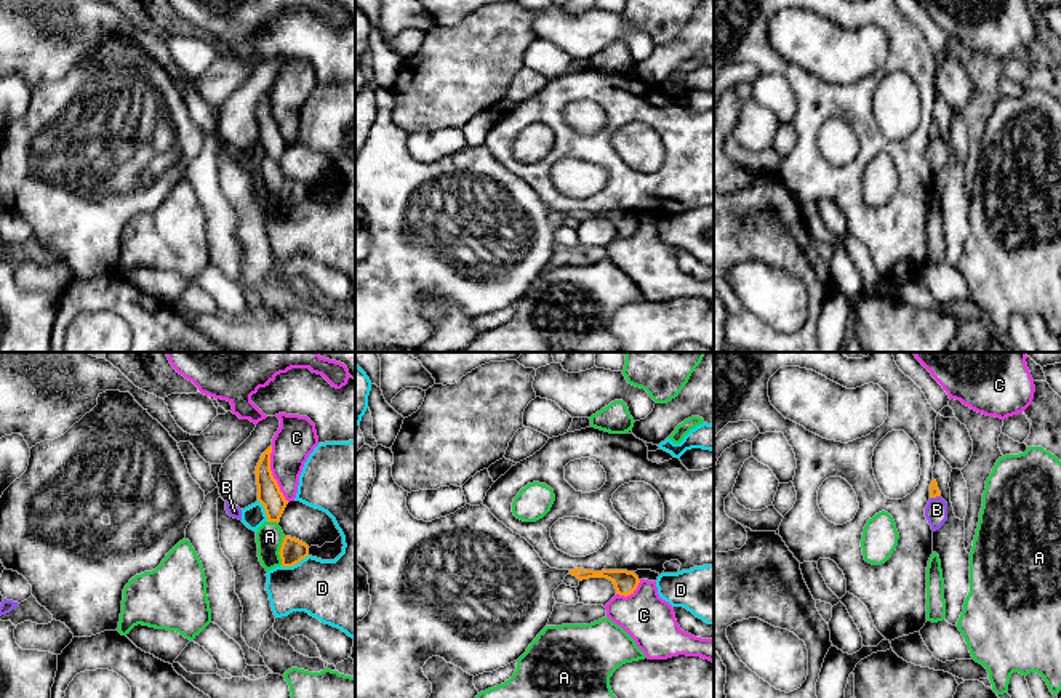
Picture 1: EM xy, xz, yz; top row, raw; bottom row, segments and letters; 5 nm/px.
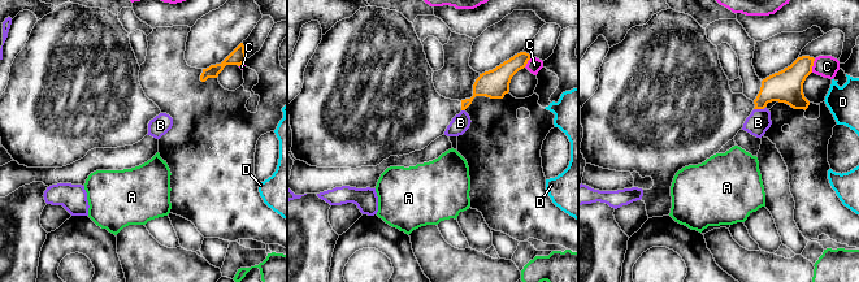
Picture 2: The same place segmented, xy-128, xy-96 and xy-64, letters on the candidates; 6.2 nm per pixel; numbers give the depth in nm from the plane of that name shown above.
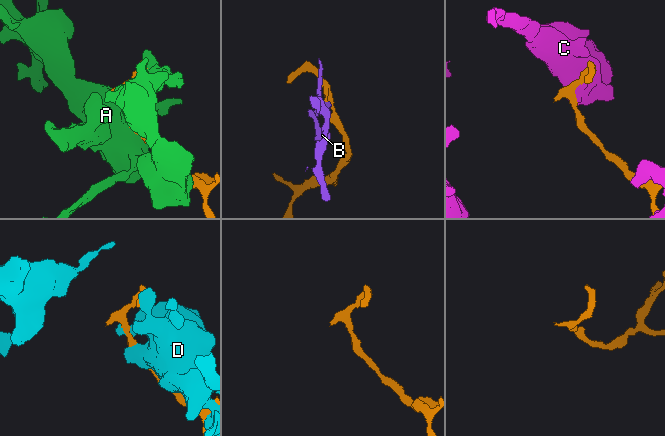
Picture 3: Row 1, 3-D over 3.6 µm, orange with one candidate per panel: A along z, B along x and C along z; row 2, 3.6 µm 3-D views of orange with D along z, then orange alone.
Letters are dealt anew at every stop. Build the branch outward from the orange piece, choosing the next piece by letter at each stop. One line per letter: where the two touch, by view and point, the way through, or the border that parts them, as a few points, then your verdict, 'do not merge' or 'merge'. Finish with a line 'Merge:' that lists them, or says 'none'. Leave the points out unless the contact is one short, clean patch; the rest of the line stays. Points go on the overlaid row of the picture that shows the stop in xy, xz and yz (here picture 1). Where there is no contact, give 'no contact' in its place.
A: xy (280, 551) | do not merge
B: yz (935, 497) | along yz (940, 495), (930, 498) | do not merge
C: xy (271, 474) | do not merge
D: xy (293, 564) | do not merge
Merge: none

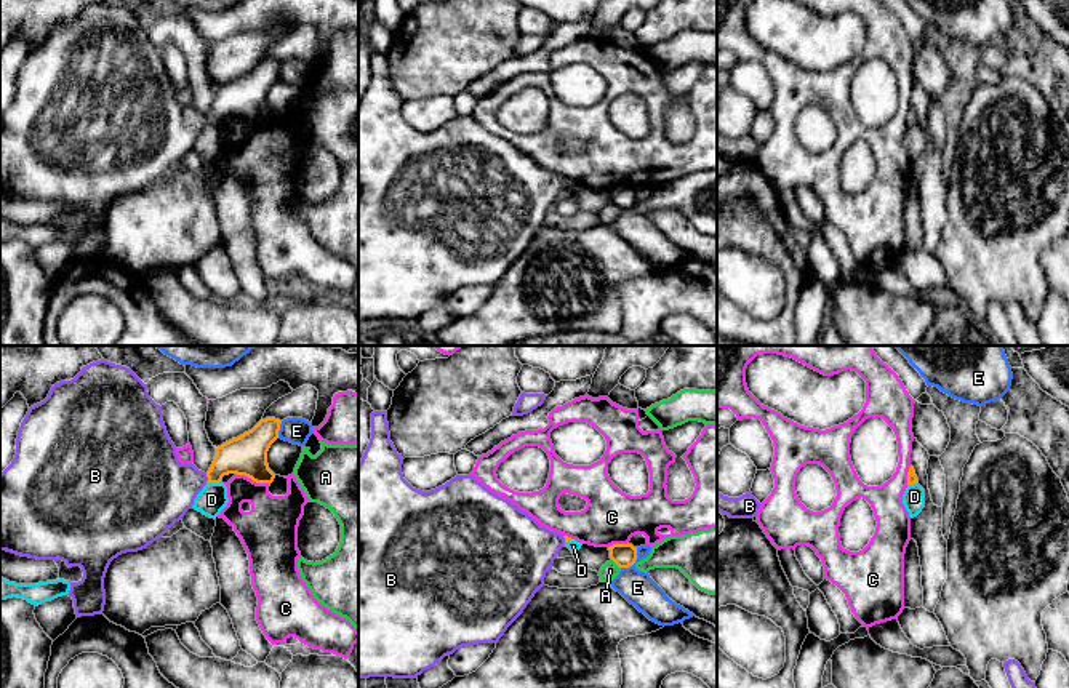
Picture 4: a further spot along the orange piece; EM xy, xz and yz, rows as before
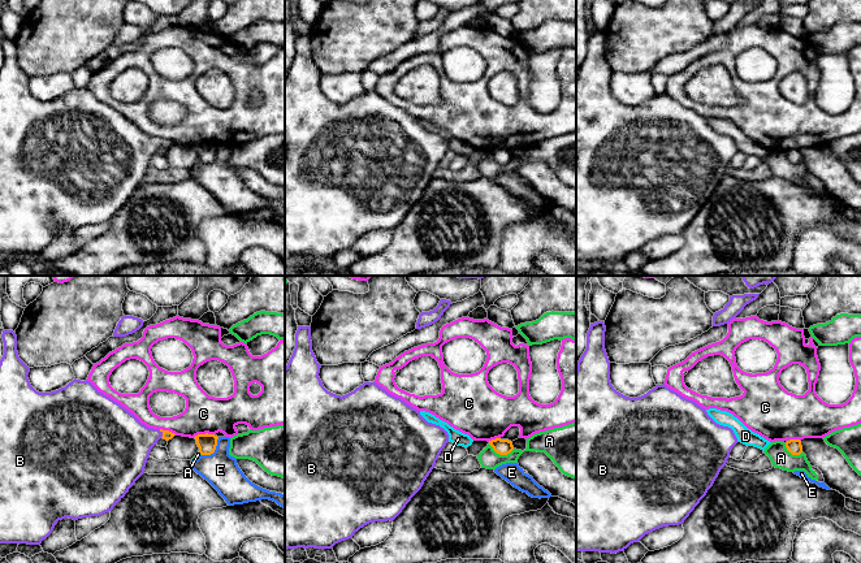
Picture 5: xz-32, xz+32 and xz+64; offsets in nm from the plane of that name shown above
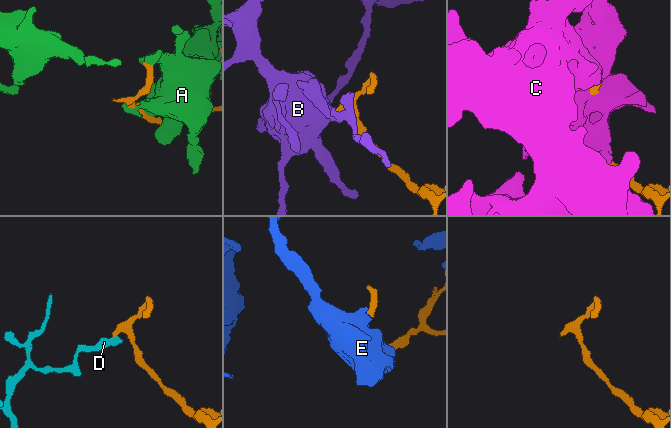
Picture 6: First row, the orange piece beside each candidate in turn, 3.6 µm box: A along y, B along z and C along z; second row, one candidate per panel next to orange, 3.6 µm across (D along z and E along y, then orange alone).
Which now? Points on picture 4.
A: xz (615, 562) | do not merge
B: xy (208, 479) | across xy (247, 455), (229, 458), (208, 479), (160, 490) | merge
C: xy (253, 480) | do not merge
D: xy (213, 482) | along xy (220, 480), (207, 484) | do not merge
E: xz (634, 562) | do not merge
Merge: B

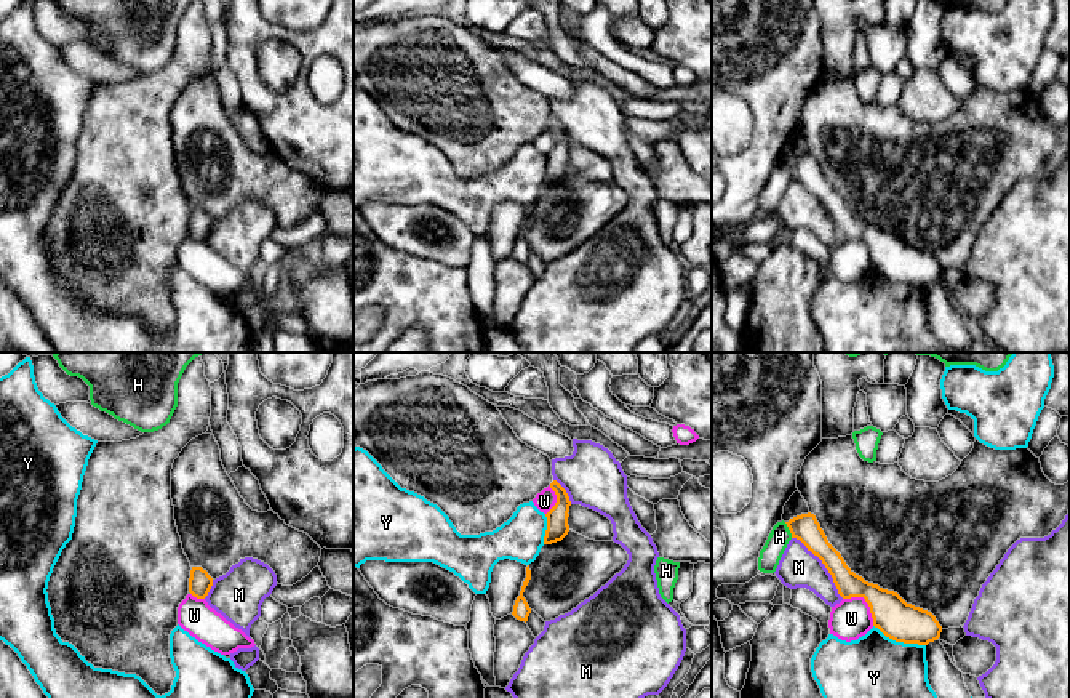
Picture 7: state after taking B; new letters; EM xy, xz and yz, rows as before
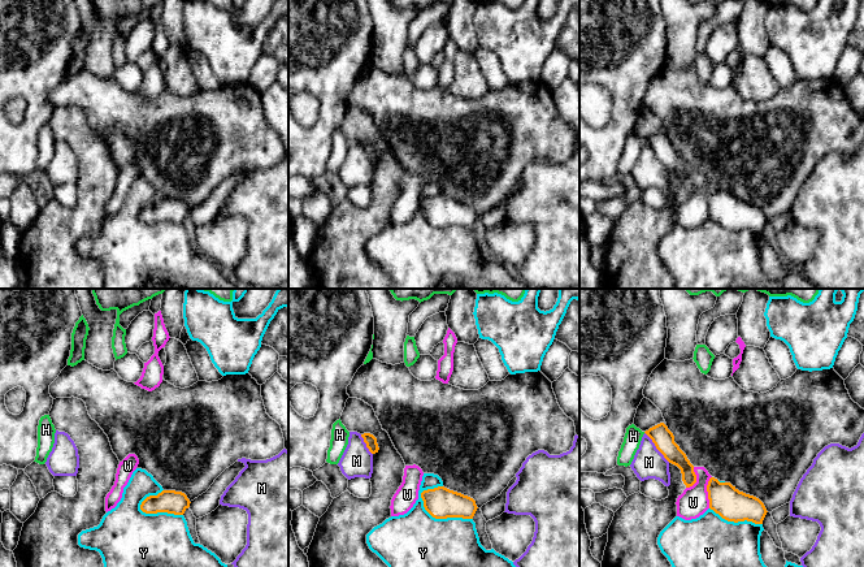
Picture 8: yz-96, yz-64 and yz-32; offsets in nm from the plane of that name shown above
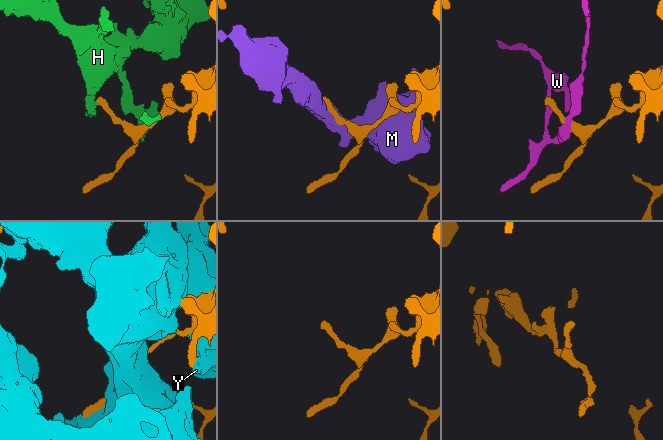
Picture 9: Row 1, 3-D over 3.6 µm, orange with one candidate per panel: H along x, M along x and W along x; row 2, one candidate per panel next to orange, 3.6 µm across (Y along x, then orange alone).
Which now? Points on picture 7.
H: yz (789, 529) | do not merge
M: yz (824, 564) | do not merge
W: yz (866, 601) | along yz (843, 597), (862, 597), (874, 625) | do not merge
Y: yz (899, 641) | do not merge
Merge: none

